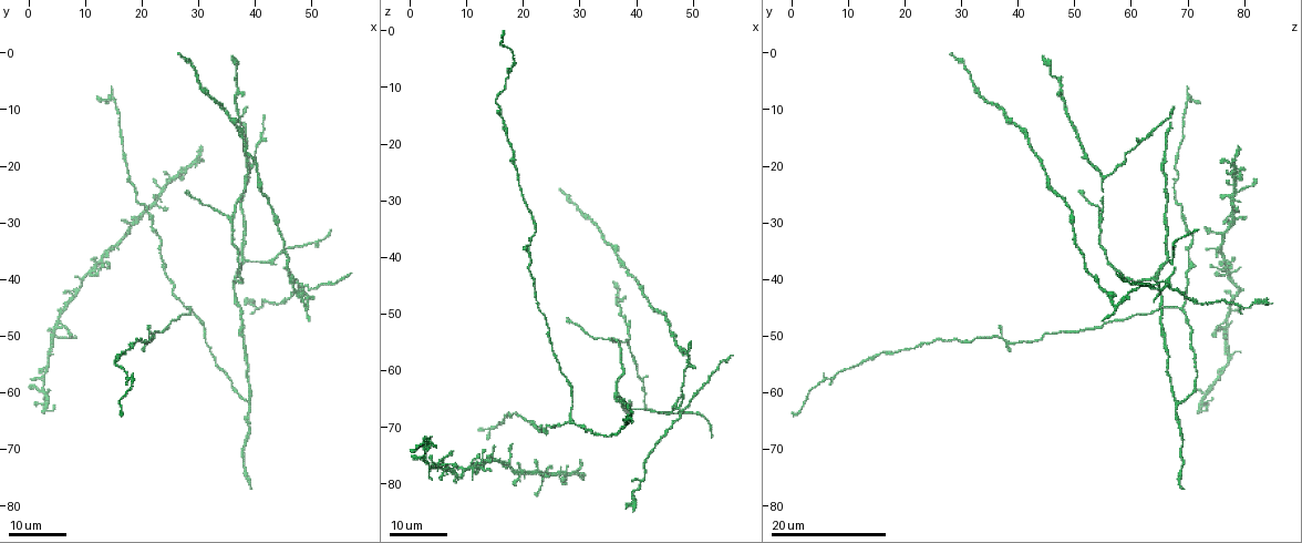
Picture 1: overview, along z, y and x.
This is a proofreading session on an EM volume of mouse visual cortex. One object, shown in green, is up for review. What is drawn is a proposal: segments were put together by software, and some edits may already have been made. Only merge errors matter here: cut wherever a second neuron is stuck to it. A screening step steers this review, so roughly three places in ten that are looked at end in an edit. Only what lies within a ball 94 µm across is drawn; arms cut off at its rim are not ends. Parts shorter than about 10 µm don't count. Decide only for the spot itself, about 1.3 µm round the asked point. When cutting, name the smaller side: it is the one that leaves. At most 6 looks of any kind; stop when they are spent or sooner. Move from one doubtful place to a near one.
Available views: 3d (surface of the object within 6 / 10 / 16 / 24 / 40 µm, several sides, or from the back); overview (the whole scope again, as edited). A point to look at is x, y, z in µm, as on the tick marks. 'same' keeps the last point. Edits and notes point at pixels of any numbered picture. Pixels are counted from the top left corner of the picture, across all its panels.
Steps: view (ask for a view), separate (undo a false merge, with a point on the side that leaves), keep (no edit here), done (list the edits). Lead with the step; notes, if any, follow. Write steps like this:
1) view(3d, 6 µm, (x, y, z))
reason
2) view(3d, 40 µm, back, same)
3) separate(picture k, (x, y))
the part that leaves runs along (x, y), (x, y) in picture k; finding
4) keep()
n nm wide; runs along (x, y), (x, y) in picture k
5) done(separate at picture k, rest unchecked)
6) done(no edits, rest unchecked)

view(3d, 16 µm, (49.5, 44.0, 58.0))
three arms meet

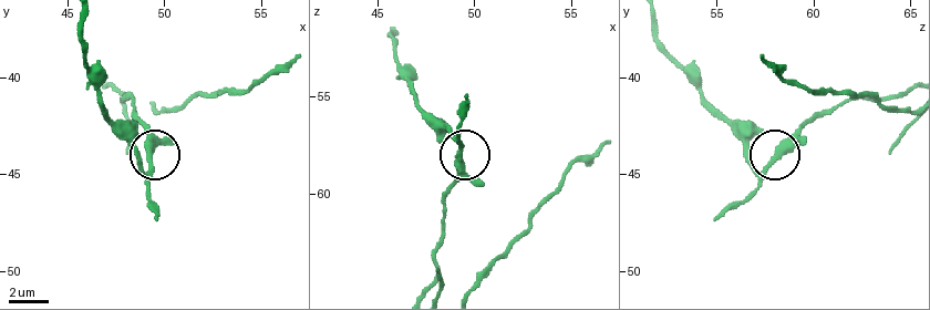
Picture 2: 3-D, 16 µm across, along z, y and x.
view(3d, 6 µm, (49.2, 44.2, 57.8))

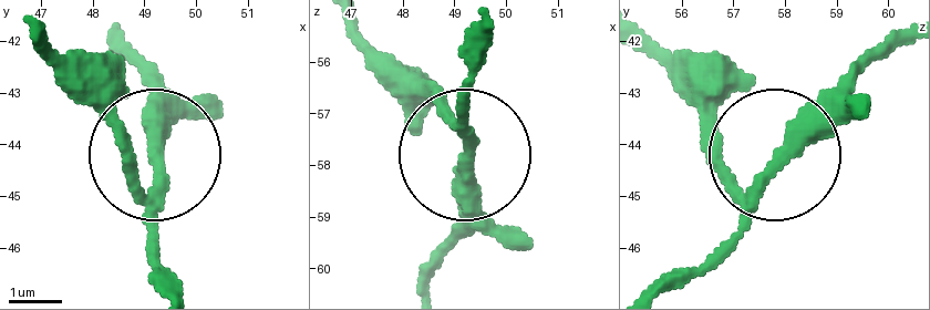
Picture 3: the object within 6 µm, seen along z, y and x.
view(3d, 6 µm, back, (49.25, 44.30, 57.95))

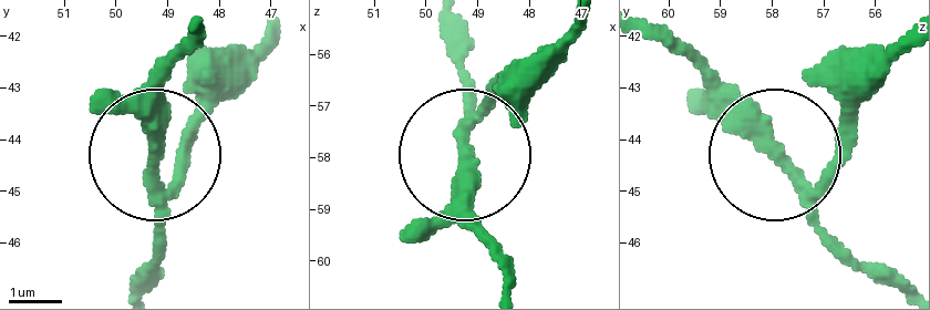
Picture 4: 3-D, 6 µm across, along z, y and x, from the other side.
separate(picture 4, (196, 124))
3 arms; a second neuron is stuck on

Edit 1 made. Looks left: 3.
view(3d, 16 µm, (28.5, 45.5, 69.0))
three arms meet

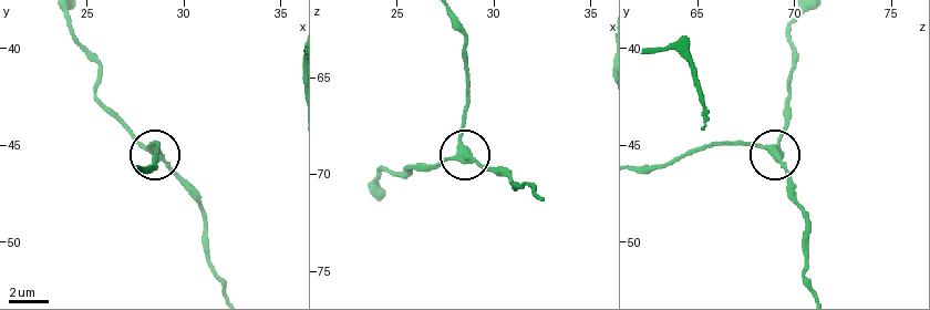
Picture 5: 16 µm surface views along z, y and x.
view(3d, 10 µm, (28.4, 45.1, 68.9))

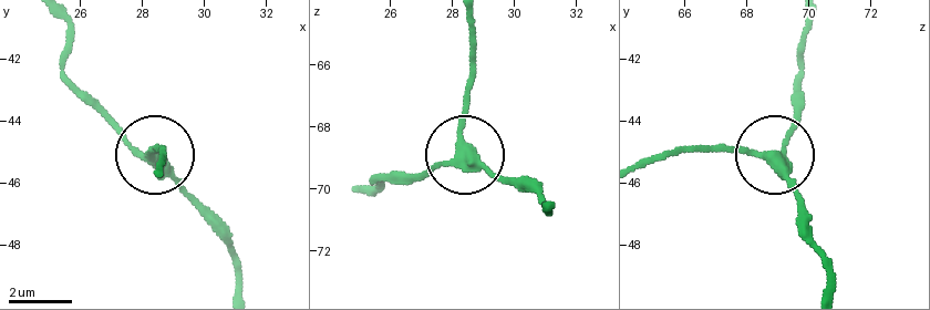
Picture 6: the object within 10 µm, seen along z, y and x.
keep()
runs along (243, 288), (237, 256), (210, 208), (86, 100) in picture 6; continuous, no second neuron

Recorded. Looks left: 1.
done(separate at picture 4, rest unchecked)

